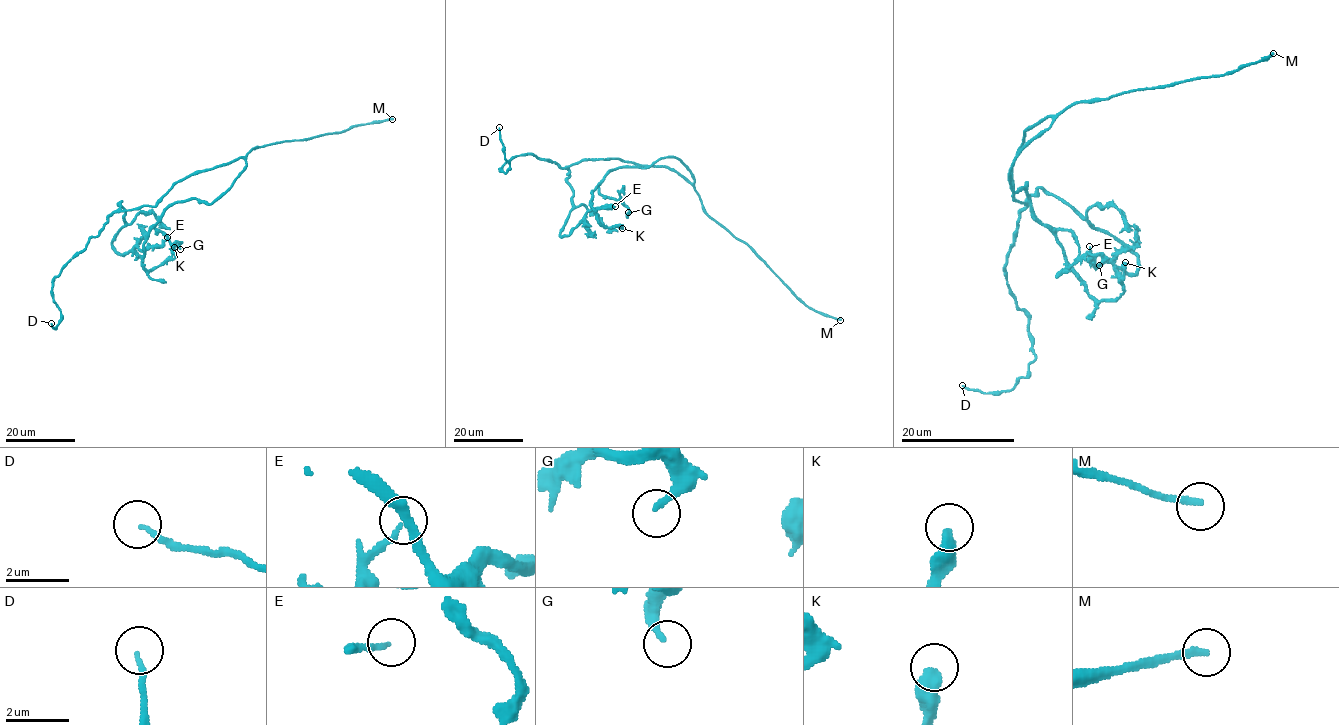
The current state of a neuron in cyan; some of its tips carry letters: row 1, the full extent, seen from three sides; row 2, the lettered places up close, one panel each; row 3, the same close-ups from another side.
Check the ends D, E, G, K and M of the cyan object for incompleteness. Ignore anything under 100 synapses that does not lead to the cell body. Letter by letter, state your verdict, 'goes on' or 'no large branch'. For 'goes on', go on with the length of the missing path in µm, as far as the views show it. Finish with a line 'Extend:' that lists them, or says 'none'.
D: no large branch
E: no large branch
G: no large branch
K: no large branch
M: goes on; about 150 µm are missing
Extend: M

